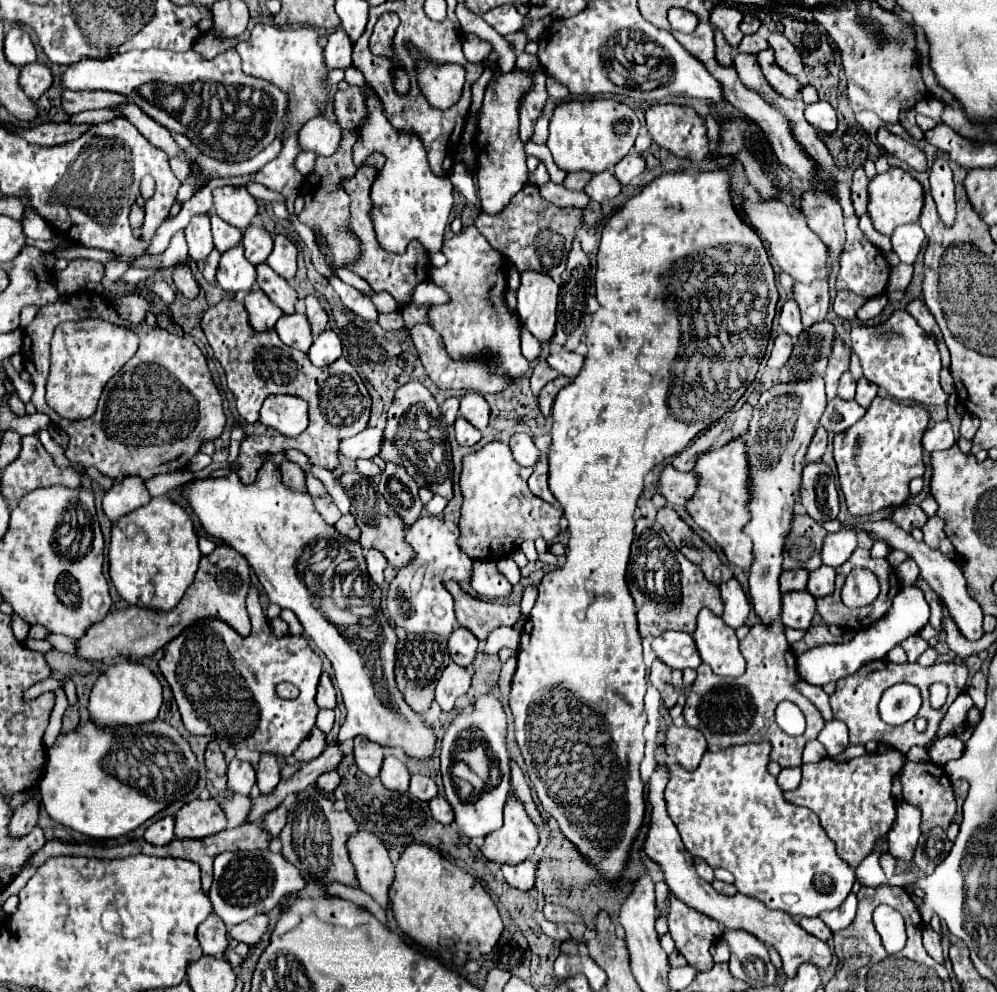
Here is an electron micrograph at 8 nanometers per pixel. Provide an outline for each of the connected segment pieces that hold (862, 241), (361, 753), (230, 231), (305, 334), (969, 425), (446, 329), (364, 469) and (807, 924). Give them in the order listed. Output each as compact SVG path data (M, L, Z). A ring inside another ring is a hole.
M837 182L835 186L835 196L839 198L841 202L841 208L843 208L843 218L845 218L845 232L847 232L847 242L845 242L845 250L841 254L841 268L839 268L839 276L837 276L837 290L849 290L849 292L855 292L859 296L865 296L865 298L873 298L873 296L879 296L885 292L885 286L883 286L883 278L885 278L885 284L889 280L889 264L885 262L883 254L879 248L875 248L865 236L863 232L859 230L857 222L859 218L855 216L853 212L853 204L851 204L851 198L849 198L849 184L845 182Z
M365 736L355 738L355 762L363 774L367 774L371 778L379 776L383 756L385 756L383 746L379 746L377 742L367 740Z
M211 216L211 226L213 226L213 242L215 242L215 250L219 254L235 248L241 244L243 232L239 228L233 228L231 224L225 224L219 216Z
M295 312L295 314L285 314L277 320L275 324L275 332L279 334L279 338L283 340L283 344L297 348L301 352L307 352L311 346L311 328L309 322L303 314Z
M967 412L967 414L963 416L963 420L961 420L961 428L959 428L959 434L961 434L961 438L973 440L973 436L975 436L977 428L979 428L979 420L977 420L973 414L969 414L969 412Z
M469 226L461 230L459 234L455 234L453 238L445 240L443 254L447 256L447 264L443 268L431 270L431 280L449 294L449 302L441 306L431 306L427 316L429 316L429 326L433 326L437 334L443 336L447 354L453 360L473 360L479 356L481 360L489 360L491 364L495 364L497 374L501 376L509 374L513 382L523 378L531 370L531 362L521 354L521 320L515 312L509 310L507 300L505 300L507 280L505 280L505 270L503 270L505 266L503 254L491 248L475 226Z
M357 460L357 472L363 476L379 476L381 470L377 468L377 464L373 460Z
M801 918L799 924L801 924L809 934L817 936L817 938L823 940L823 942L827 942L827 940L831 938L831 930L829 930L819 918Z

